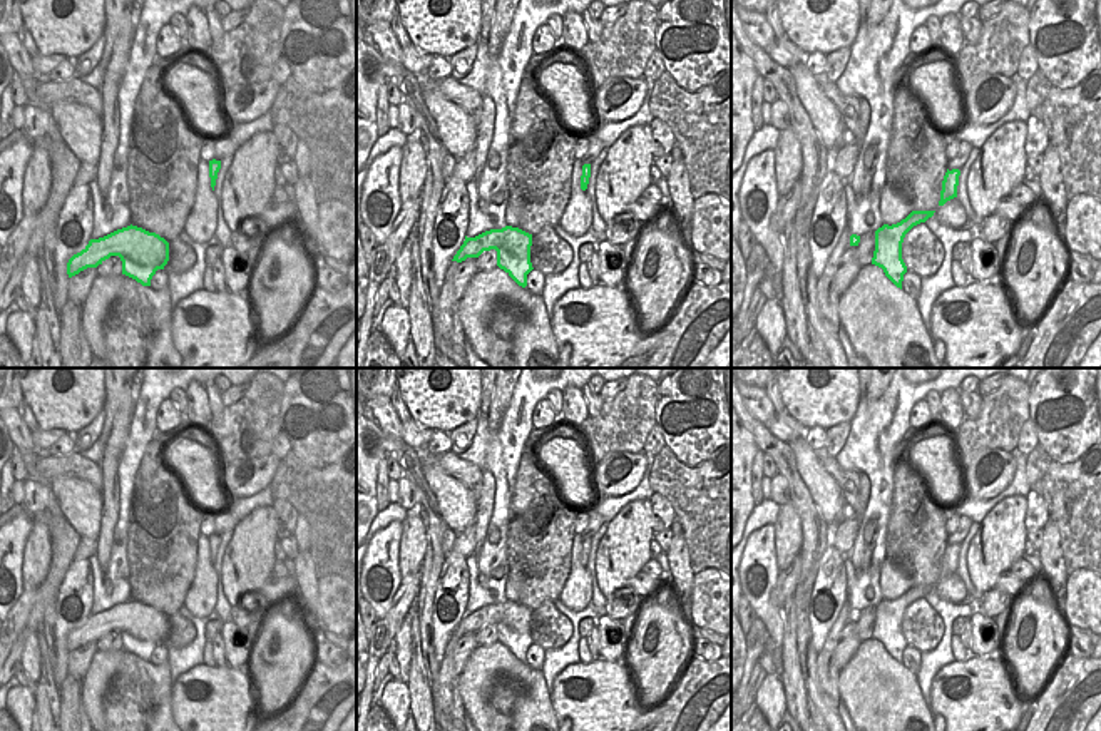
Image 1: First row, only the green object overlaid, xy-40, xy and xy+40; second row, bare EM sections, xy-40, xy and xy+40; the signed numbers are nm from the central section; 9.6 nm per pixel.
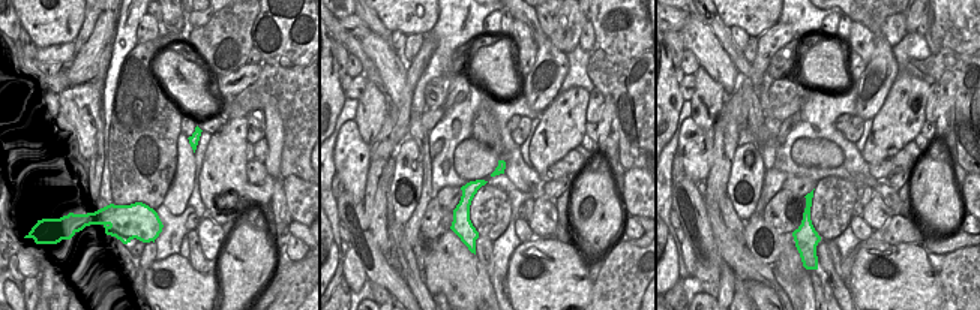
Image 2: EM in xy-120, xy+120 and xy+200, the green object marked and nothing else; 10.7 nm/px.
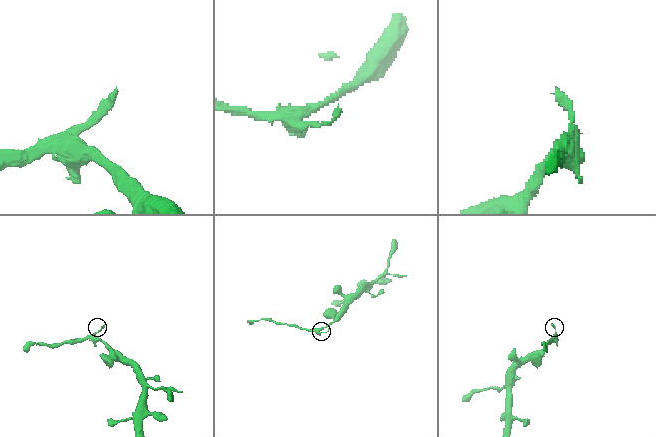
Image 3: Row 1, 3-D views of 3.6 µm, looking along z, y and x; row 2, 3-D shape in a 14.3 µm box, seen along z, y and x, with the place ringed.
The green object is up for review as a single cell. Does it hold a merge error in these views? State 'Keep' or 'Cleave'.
Cleave.

